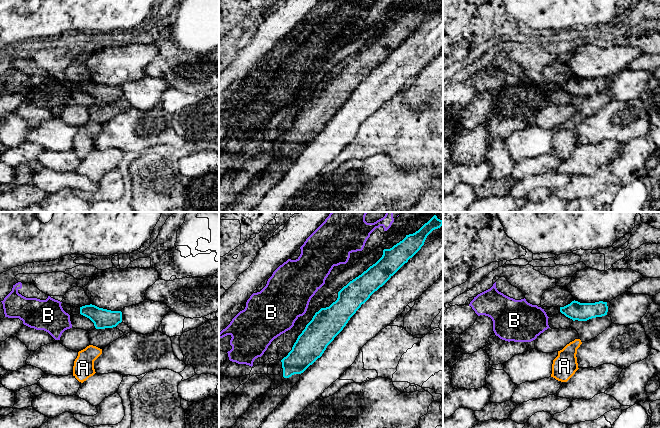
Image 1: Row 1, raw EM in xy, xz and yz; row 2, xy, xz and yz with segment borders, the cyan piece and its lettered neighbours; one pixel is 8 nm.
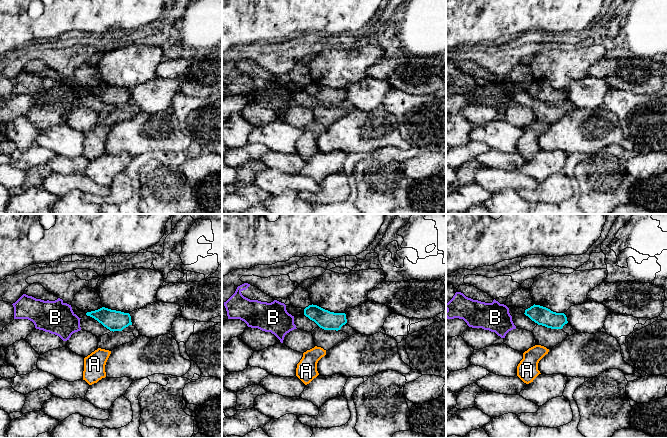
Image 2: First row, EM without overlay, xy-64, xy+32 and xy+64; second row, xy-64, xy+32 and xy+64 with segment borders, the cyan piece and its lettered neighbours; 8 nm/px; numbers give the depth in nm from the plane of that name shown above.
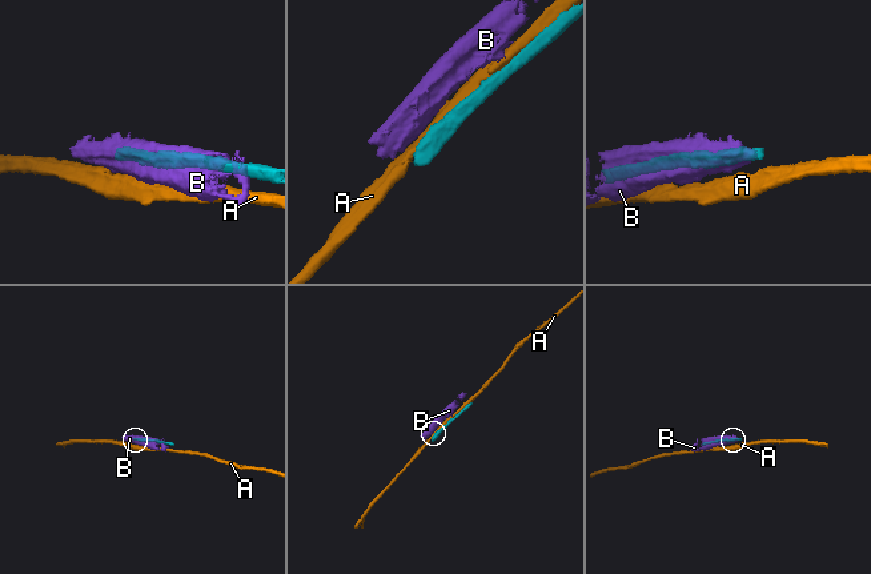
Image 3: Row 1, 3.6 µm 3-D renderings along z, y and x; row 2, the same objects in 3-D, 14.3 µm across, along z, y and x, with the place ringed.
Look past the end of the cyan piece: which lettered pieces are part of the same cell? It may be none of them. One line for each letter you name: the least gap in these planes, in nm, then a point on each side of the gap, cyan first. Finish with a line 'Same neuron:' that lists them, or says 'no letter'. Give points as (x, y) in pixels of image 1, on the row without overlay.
Same neuron: no letter

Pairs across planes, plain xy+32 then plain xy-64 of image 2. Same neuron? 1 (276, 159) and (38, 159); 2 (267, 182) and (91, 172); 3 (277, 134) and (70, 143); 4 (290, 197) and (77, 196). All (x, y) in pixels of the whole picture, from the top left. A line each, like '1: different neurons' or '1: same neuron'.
1: different neurons
2: different neurons
3: same neuron
4: same neuron

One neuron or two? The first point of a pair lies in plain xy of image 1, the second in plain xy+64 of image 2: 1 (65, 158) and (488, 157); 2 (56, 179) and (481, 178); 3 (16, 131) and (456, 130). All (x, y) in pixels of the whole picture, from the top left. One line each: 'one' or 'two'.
1: one
2: one
3: one

